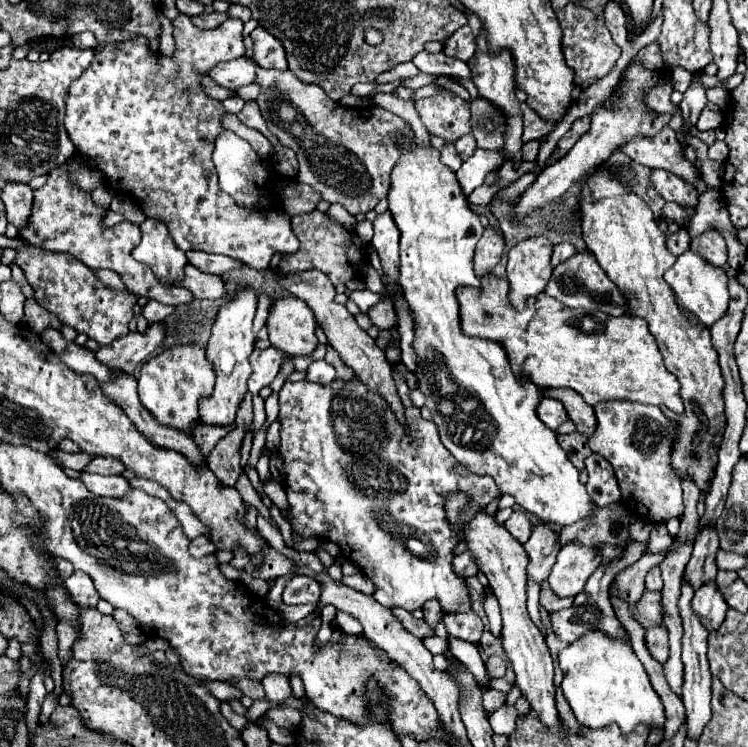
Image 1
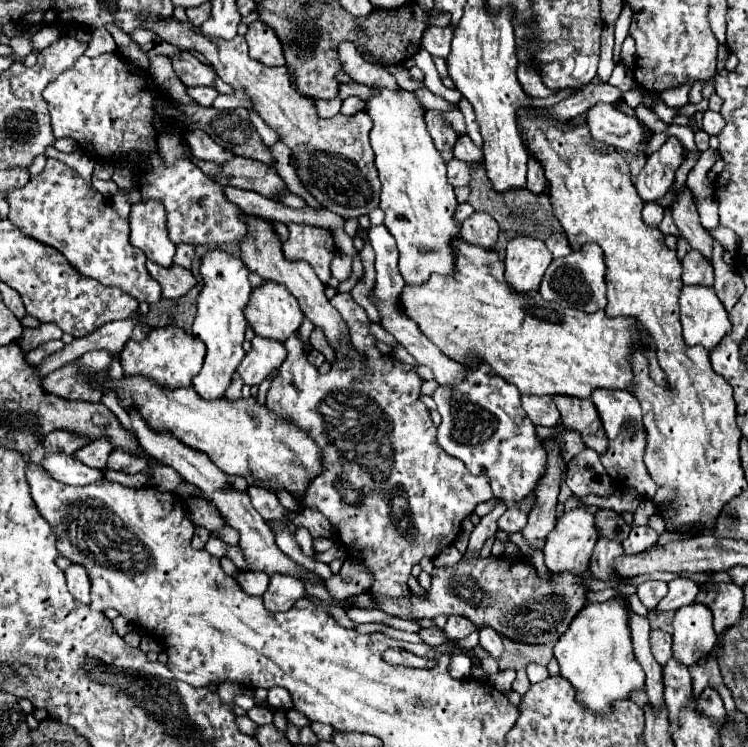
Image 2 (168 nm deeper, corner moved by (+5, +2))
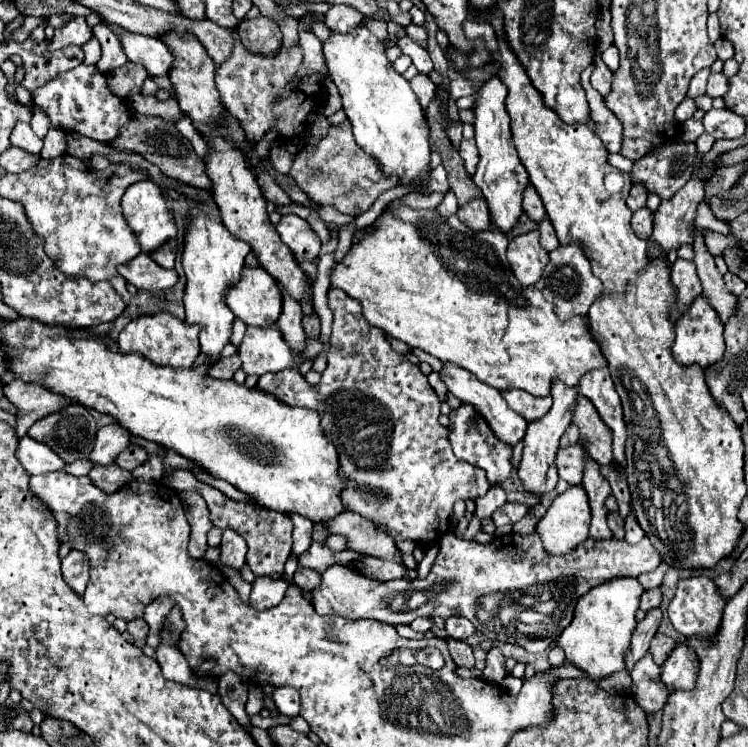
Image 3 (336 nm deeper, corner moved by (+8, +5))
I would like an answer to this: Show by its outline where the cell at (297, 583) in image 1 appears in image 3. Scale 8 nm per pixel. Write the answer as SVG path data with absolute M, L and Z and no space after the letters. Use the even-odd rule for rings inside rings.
M256 577L252 583L252 593L250 593L250 605L256 609L270 609L278 605L284 599L284 593L288 589L288 583L284 579L270 579L270 577Z

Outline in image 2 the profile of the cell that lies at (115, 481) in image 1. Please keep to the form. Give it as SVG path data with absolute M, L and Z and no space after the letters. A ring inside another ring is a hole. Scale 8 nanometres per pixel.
M47 454L41 464L53 478L71 486L87 486L105 478L103 470L83 466L79 460L67 454Z

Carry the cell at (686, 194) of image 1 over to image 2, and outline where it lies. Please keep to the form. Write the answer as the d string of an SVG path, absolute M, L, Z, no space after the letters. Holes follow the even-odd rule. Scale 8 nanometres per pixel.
M687 186L681 188L675 194L675 200L671 204L671 214L673 214L673 220L679 228L679 232L681 232L681 238L685 238L691 244L691 248L695 248L703 256L711 258L713 238L709 236L709 232L699 222L699 214L697 214L697 208L695 208L695 202L693 202L693 194Z

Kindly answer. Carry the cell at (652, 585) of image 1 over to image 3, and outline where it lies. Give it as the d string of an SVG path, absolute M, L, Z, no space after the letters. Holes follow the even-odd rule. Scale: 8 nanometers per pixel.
M650 589L650 591L644 591L642 597L640 597L640 609L644 613L652 611L654 607L658 607L662 601L662 595L660 595L660 589Z

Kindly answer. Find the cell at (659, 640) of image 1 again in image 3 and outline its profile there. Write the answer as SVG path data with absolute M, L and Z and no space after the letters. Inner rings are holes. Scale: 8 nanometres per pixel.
M656 633L654 639L652 639L652 643L650 643L650 653L652 653L654 661L658 665L662 665L668 659L670 651L674 651L674 647L676 647L676 641L672 637L662 635L662 633Z

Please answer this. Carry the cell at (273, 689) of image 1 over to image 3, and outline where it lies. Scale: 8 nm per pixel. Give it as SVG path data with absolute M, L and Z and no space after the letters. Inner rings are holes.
M276 687L274 693L272 693L272 699L278 707L278 711L282 715L288 715L288 717L296 717L298 711L300 711L300 697L298 697L298 691L292 689L292 687Z

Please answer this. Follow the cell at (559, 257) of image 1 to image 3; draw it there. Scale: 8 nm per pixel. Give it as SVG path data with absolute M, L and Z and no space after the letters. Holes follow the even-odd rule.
M544 219L538 227L540 231L540 245L546 249L546 251L552 251L558 247L558 239L556 239L556 233L554 233L554 227L548 219Z

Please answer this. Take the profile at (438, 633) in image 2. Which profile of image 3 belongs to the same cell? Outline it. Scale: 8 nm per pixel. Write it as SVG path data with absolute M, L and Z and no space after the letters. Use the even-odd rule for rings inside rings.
M448 639L448 649L450 649L450 655L454 659L454 663L458 667L468 667L472 669L474 667L474 655L472 655L472 647L466 643L466 641L458 641L458 639Z

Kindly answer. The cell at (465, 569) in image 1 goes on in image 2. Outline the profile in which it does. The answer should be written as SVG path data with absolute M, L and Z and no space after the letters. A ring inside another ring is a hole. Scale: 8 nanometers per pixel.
M499 502L487 516L483 516L481 518L481 522L475 526L475 530L471 532L471 538L469 538L469 548L467 548L467 556L475 556L475 554L479 554L479 550L483 548L483 544L491 538L491 536L495 536L495 532L497 532L497 520L499 520L499 516L505 512L507 508L505 508L505 504L503 502Z

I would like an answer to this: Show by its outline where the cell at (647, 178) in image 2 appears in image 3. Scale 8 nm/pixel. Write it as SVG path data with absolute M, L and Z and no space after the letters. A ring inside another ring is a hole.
M632 185L632 189L630 189L630 197L628 197L628 201L626 201L626 205L632 209L632 211L636 211L636 209L642 209L644 205L646 205L646 189L642 187L642 185Z

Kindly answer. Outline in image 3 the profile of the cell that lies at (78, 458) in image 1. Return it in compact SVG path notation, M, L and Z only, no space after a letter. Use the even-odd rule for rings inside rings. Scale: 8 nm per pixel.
M118 423L106 425L96 433L96 445L90 455L90 461L98 465L110 465L128 445L130 435L126 435L126 431Z

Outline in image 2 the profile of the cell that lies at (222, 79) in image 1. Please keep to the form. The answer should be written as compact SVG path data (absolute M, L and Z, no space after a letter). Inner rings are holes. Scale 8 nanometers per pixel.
M189 52L171 60L173 60L173 68L177 76L181 78L185 86L211 86L217 78L217 72L213 72L213 66L199 62Z

